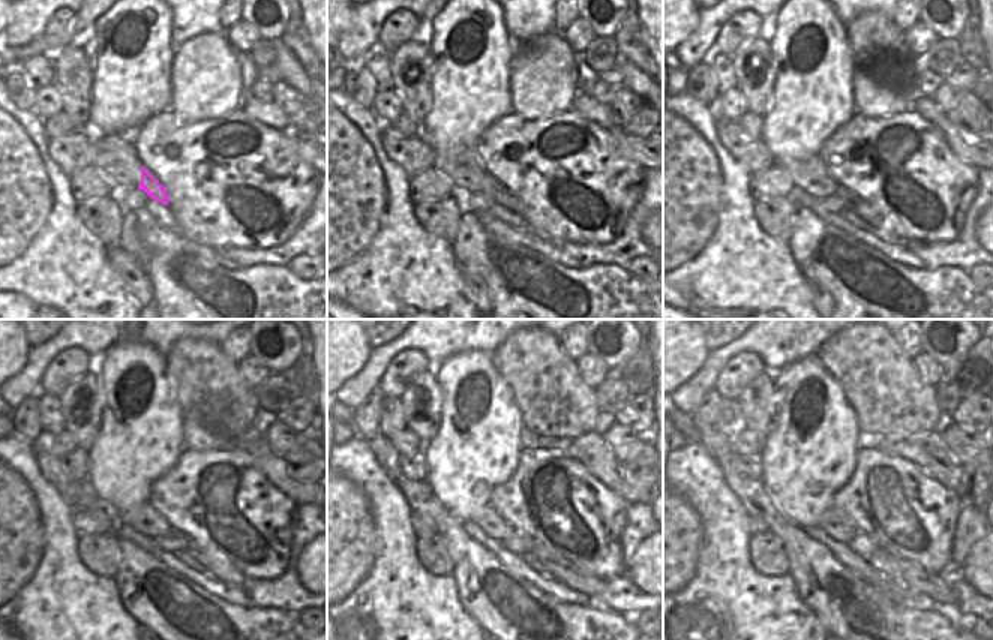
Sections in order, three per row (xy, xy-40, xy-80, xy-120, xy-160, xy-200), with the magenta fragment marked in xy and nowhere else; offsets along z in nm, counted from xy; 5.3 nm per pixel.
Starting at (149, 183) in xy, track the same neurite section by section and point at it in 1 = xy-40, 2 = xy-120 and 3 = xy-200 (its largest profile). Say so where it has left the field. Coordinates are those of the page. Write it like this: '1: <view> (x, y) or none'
1: xy-40 (497, 192)
2: xy-120 (222, 570)
3: xy-200 (939, 588)

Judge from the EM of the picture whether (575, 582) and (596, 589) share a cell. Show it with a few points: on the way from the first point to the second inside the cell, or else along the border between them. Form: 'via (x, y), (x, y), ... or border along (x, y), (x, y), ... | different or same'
via (579, 582), (591, 586) | same

